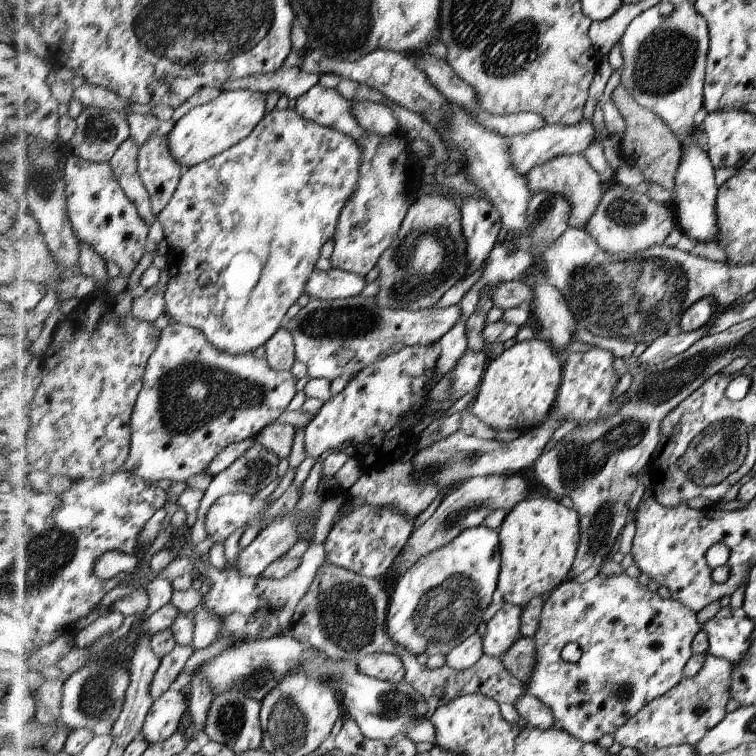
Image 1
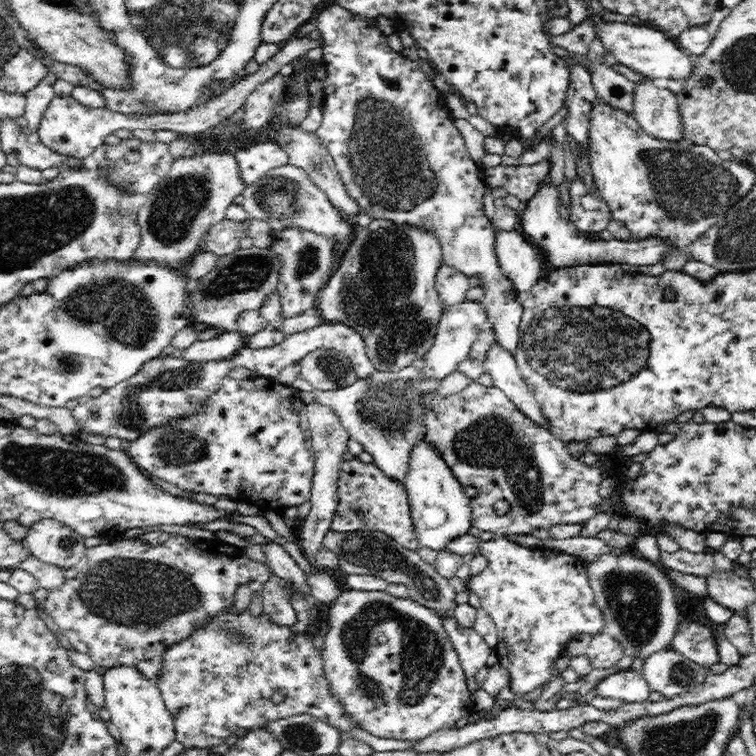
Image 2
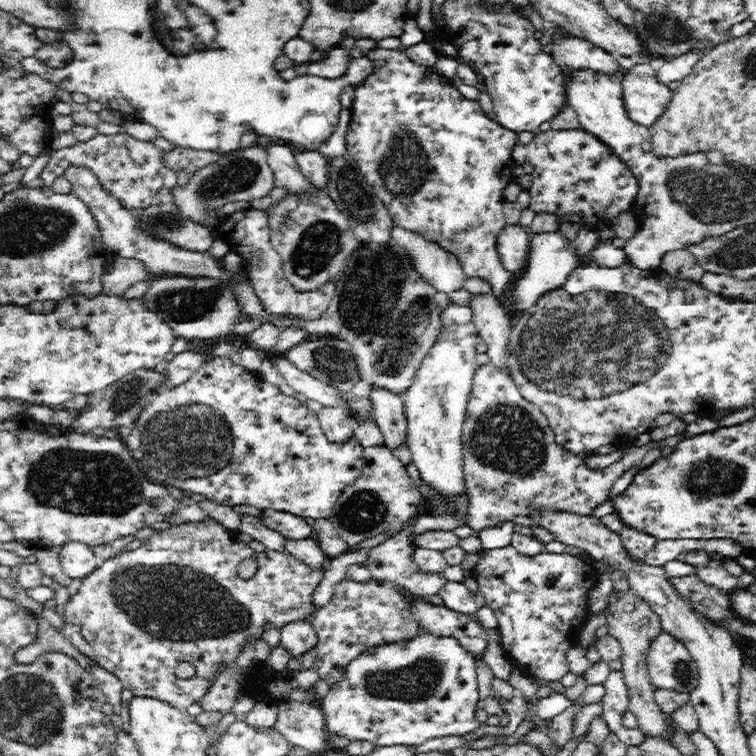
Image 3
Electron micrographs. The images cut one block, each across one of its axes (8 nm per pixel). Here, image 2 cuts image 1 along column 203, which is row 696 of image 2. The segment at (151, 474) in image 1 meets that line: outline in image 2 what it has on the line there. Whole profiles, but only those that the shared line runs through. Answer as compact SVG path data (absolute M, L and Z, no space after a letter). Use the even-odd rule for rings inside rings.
M341 591L339 596L332 602L327 611L326 622L330 624L326 636L324 636L324 649L321 652L323 660L323 669L329 684L329 693L333 700L341 708L341 716L358 730L368 732L374 738L384 738L384 740L406 740L406 742L416 742L438 732L442 729L455 728L456 722L462 718L469 718L478 711L474 708L472 694L475 689L468 683L468 673L466 667L460 659L460 653L450 640L448 633L443 625L442 614L436 613L434 609L424 606L419 602L412 600L410 597L399 598L388 595L384 591Z

